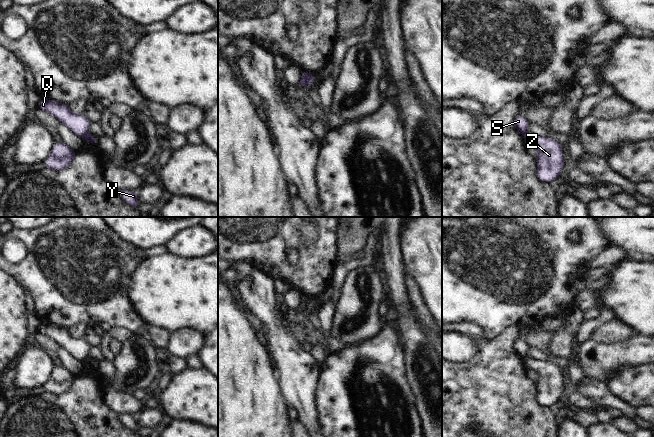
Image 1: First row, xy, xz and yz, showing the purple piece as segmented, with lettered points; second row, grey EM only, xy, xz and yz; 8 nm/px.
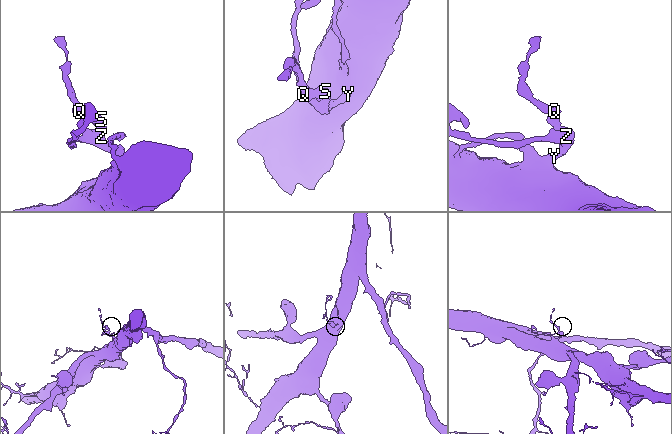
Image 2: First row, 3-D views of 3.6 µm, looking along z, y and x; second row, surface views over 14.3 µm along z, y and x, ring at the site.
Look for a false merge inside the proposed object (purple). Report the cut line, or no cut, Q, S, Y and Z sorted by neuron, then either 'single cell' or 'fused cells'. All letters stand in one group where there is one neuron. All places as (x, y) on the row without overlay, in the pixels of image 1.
cut in xz along (311, 298), (304, 312); Q S / Y Z; fused cells

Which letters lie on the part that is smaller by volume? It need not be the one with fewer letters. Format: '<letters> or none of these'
Q, S

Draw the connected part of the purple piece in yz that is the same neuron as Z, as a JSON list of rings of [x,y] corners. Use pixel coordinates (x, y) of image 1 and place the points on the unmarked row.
[[[525,358],[524,365],[532,368],[538,376],[536,382],[538,402],[550,408],[560,401],[565,389],[562,369],[551,362],[533,358]]]

